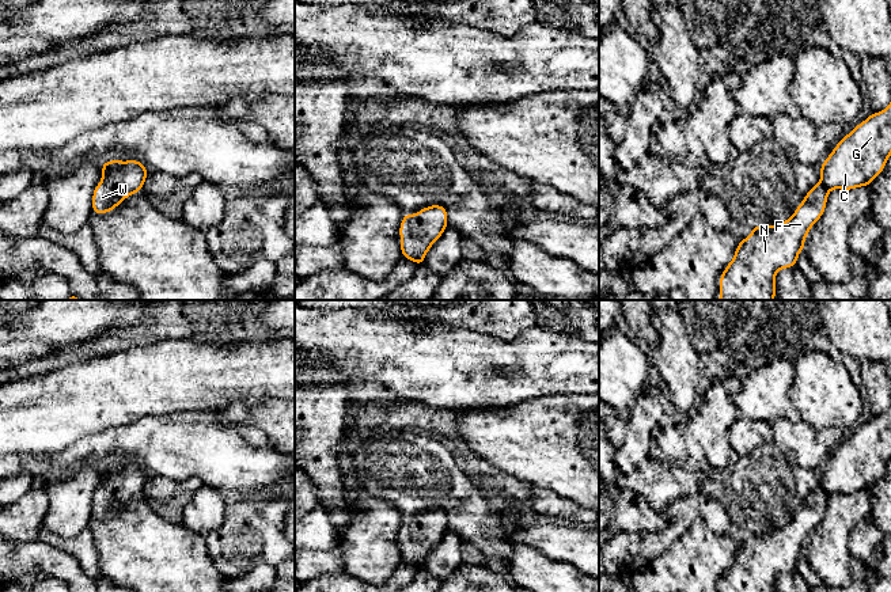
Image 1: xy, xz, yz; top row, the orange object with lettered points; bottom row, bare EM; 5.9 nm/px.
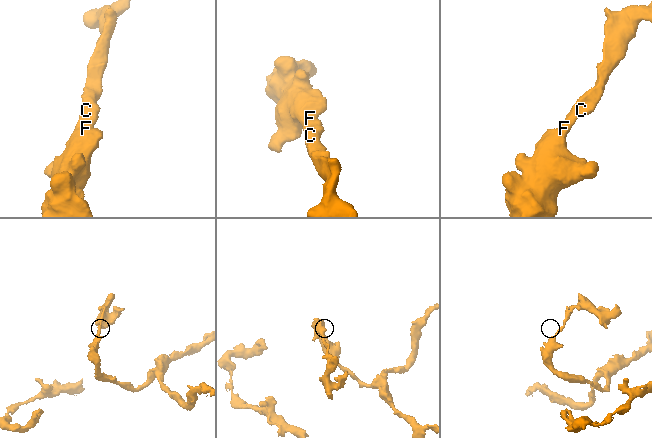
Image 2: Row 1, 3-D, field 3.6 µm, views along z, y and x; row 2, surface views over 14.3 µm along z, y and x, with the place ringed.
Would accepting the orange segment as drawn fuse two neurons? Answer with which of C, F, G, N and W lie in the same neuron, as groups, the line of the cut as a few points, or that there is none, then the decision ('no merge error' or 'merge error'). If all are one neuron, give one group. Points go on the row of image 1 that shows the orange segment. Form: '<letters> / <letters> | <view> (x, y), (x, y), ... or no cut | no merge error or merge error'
C F G N W | no cut | no merge error

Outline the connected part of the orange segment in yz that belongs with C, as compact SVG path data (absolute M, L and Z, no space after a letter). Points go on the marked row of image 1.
M891 103L843 136L820 166L820 181L781 224L754 225L720 274L719 300L774 300L776 274L796 267L810 229L823 216L833 189L869 186L891 156Z

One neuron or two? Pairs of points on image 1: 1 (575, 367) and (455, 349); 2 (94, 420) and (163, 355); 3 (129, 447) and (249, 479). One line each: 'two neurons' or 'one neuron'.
1: one neuron
2: one neuron
3: one neuron

